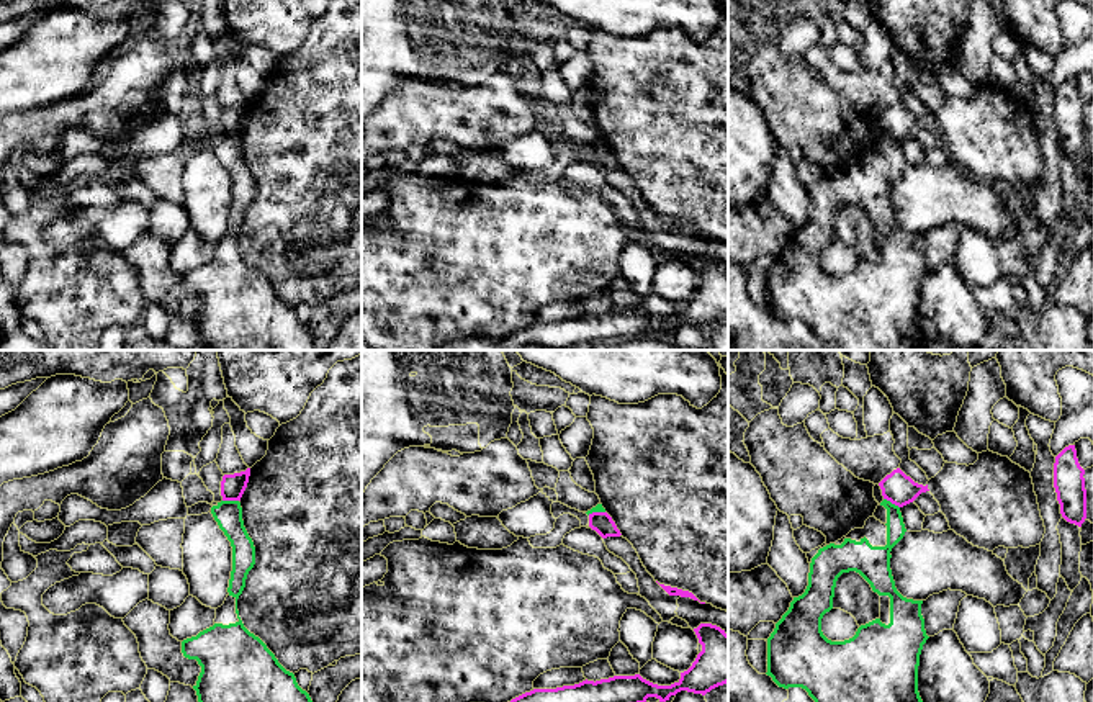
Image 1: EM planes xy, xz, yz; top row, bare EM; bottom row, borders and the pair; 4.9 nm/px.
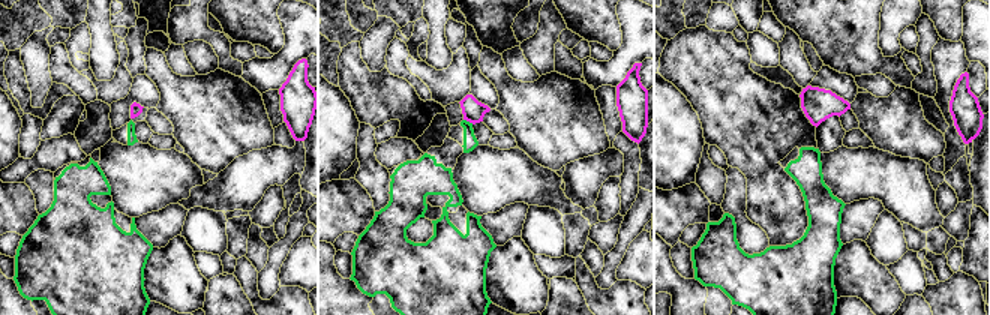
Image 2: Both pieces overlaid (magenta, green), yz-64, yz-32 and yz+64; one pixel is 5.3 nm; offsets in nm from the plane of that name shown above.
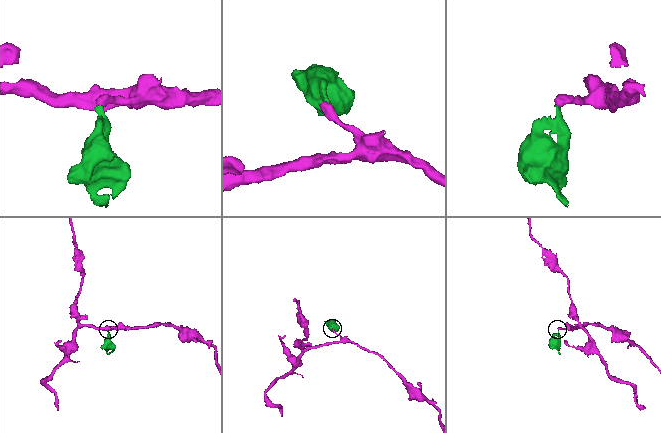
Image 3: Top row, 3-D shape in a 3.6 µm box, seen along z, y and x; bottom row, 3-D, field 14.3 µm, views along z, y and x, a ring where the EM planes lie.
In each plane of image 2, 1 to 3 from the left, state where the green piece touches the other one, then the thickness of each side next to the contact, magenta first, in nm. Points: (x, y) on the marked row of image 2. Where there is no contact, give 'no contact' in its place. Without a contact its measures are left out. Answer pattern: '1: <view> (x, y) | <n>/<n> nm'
1: no contact
2: yz-32 (468, 120) | 120/80 nm
3: no contact

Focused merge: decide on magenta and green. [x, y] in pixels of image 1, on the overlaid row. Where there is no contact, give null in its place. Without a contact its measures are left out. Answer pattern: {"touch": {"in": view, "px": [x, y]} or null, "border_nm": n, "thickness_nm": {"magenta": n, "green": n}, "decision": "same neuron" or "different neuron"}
{"touch": {"in": "xy", "px": [231, 499]}, "border_nm": 80, "thickness_nm": {"magenta": 120, "green": 140}, "decision": "different neuron"}

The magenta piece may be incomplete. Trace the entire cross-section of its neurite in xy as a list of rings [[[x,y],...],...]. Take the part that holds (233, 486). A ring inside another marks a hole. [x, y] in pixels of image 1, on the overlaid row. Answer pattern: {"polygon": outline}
{"polygon": [[[250,468],[234,475],[224,475],[221,481],[223,501],[241,501],[250,476]]]}

